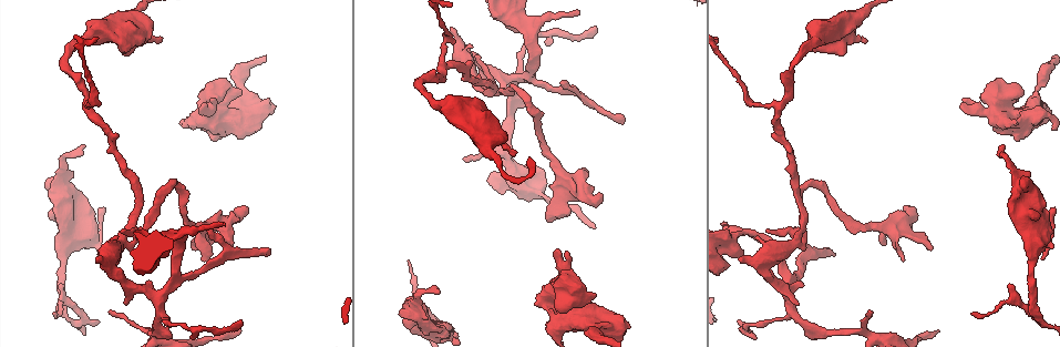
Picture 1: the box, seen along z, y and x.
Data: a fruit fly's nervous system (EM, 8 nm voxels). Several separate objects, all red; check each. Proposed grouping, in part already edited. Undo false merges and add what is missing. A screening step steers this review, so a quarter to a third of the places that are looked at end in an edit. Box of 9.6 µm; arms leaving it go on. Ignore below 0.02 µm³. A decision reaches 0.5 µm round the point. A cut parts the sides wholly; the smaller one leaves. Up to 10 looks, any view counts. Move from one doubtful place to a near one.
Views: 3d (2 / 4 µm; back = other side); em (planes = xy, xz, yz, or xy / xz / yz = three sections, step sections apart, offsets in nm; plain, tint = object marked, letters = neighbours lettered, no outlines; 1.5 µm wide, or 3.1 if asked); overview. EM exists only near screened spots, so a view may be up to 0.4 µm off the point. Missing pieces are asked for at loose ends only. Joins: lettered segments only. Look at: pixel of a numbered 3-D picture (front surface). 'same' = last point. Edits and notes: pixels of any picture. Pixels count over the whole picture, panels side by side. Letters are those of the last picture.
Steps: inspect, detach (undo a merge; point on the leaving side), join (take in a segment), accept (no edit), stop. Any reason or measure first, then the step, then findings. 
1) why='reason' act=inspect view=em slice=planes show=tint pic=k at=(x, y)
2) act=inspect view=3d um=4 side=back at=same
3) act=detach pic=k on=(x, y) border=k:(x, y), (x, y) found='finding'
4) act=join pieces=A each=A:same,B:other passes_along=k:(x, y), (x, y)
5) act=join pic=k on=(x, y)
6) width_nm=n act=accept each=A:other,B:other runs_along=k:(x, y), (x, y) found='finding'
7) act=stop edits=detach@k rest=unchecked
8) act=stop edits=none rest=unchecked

why='free end' act=inspect view=em slice=planes show=letters pic=1 at=(595, 225)

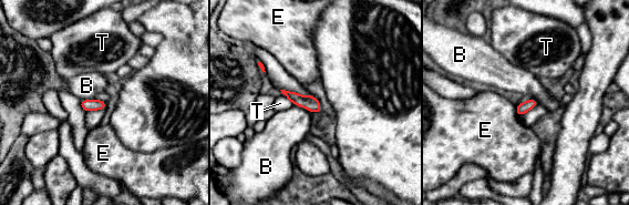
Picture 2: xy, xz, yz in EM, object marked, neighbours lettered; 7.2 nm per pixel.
act=accept each=B:other,E:other,T:other border=2:(292, 102), (303, 106), (309, 112) found='no lettered segment goes on from it'

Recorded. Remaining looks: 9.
act=inspect view=3d um=4 pic=1 at=(867, 335)

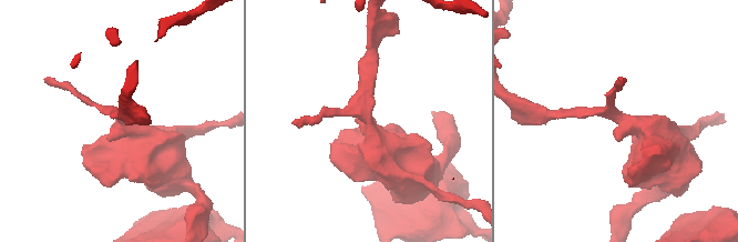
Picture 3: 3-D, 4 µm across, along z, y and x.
act=inspect view=em slice=planes show=letters pic=3 at=(614, 114)

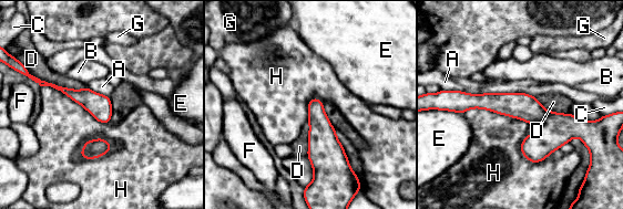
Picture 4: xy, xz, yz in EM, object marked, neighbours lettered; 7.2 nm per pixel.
act=accept each=A:other,B:other,C:other,D:other,E:other,F:other,G:other,H:other border=4:(112, 146), (96, 157), (80, 156) found='continuous, no second neuron'

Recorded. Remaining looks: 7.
why='thick turns thin' act=inspect view=3d um=2 pic=1 at=(90, 237)

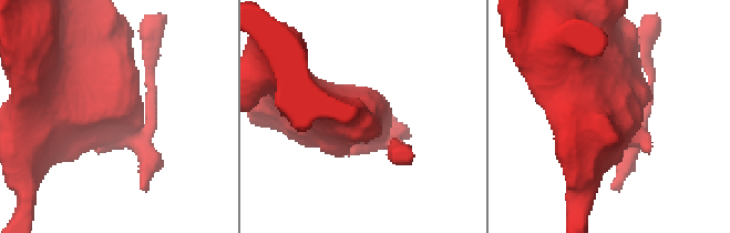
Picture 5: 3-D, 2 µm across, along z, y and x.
why='shape alone is not enough' act=inspect view=em slice=yz step=4 show=tint pic=5 at=(122, 110)

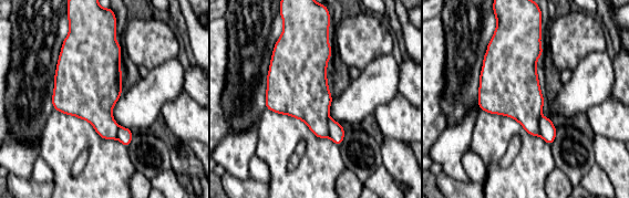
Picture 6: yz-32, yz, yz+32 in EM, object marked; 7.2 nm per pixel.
act=inspect view=em slice=planes show=letters at=same

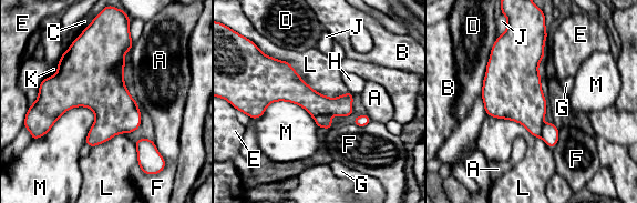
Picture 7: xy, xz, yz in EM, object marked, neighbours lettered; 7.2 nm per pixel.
width_nm=300 longest_contact=L:650nm act=accept each=A:other,B:other,C:other,D:other,E:other,F:other,G:other,H:other,J:other,K:other,L:other,M:other found='one neuron here'

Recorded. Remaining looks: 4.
why='an open end' act=inspect view=em slice=planes show=letters pic=1 at=(963, 100)

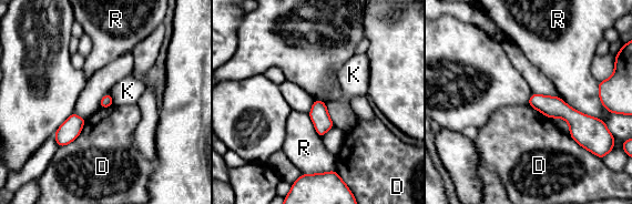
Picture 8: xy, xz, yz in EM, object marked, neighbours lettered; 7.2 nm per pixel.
act=accept each=D:other,K:other,R:other runs_along=8:(531, 101), (593, 126) found='no lettered segment goes on from it'

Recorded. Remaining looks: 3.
why='free end' act=inspect view=em slice=planes show=letters pic=1 at=(906, 208)

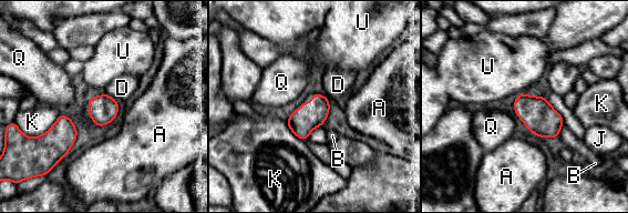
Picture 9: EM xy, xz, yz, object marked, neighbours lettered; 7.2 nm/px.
width_nm=200 act=accept each=A:other,B:other,D:other,J:other,K:other,Q:other,U:other border=9:(104, 92), (116, 101) found='no lettered segment goes on from it'

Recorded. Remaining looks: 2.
act=stop edits=none rest=unchecked

